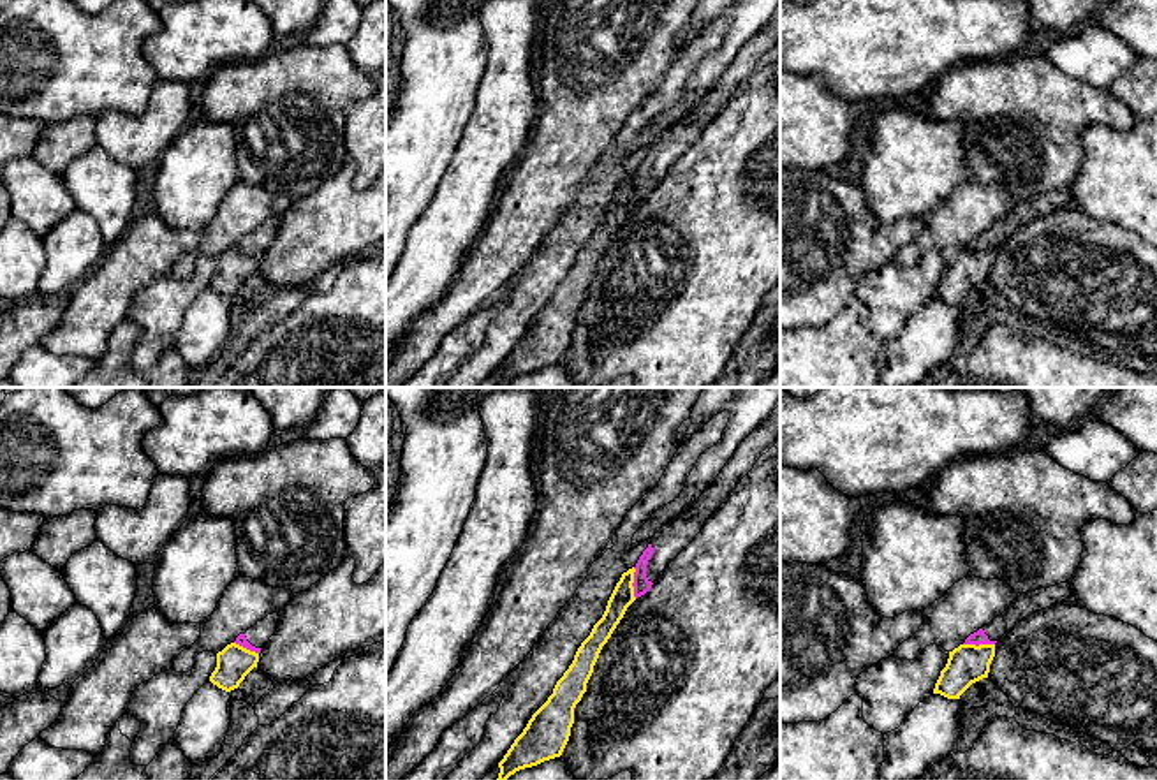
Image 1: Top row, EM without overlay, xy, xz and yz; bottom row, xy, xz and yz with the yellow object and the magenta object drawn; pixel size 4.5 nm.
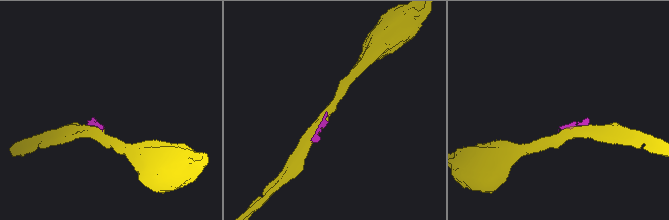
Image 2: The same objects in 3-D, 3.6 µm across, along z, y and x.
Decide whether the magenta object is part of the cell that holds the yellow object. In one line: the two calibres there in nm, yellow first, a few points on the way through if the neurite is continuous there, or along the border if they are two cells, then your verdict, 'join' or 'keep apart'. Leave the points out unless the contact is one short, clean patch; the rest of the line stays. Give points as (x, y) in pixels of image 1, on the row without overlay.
100/80 nm | keep apart

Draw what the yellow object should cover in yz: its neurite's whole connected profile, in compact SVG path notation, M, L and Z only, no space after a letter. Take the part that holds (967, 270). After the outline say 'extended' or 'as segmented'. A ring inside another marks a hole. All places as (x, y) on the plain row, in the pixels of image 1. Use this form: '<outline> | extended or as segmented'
M960 250L949 257L947 269L940 276L933 299L960 305L972 289L988 283L993 262L995 250Z | as segmented

